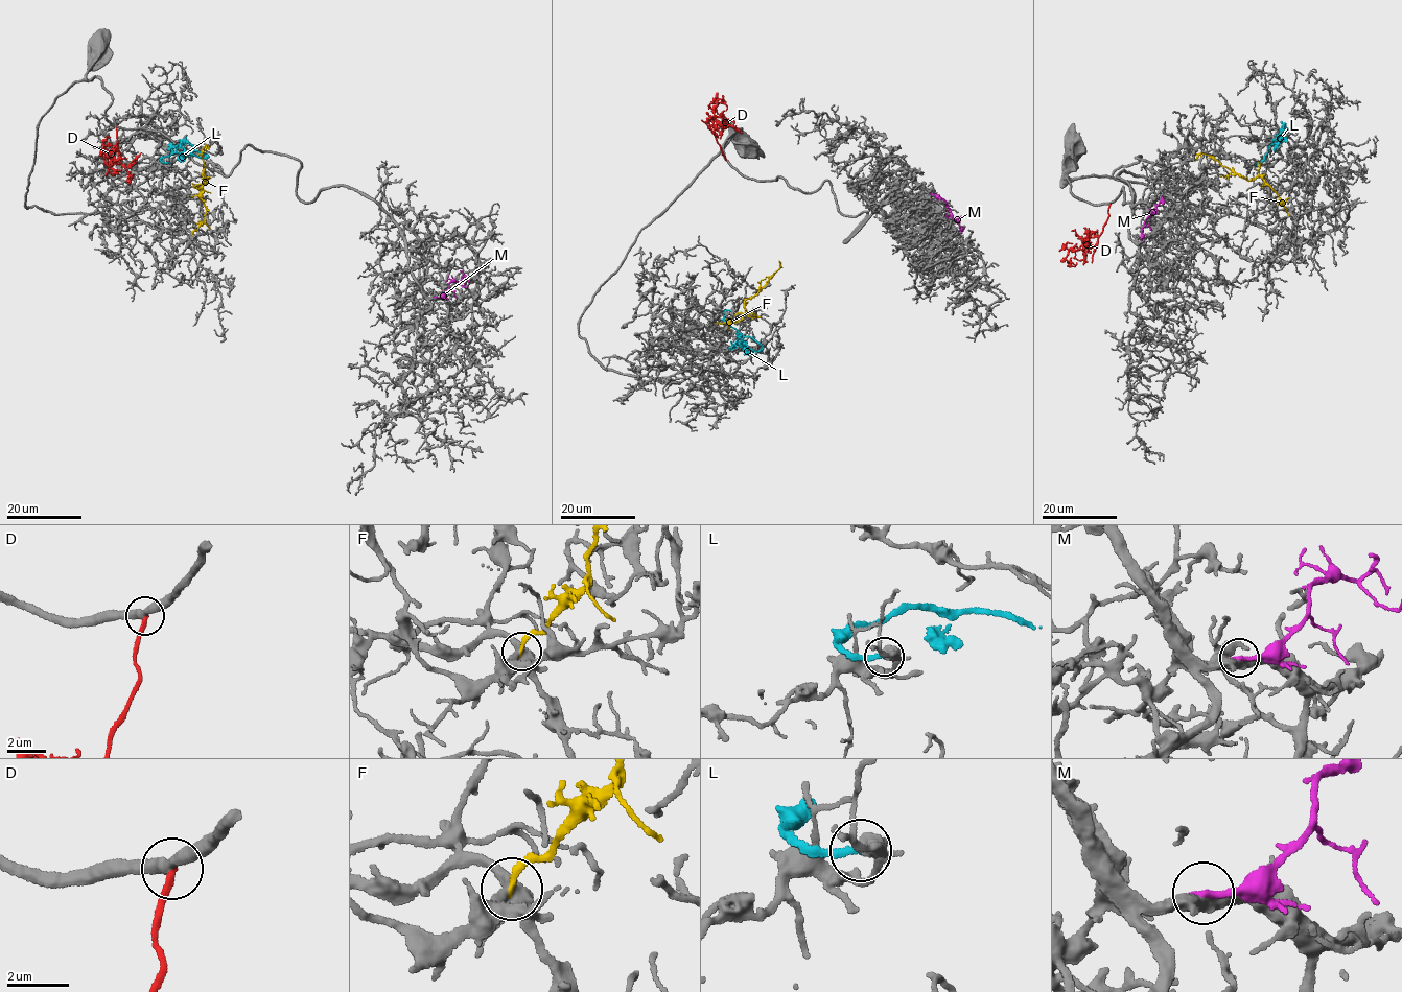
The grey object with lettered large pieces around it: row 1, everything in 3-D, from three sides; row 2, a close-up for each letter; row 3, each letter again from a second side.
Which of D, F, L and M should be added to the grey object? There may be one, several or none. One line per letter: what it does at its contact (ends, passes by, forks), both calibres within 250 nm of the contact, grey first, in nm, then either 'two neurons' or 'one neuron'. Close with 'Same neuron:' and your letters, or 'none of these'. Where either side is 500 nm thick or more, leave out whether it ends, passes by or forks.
D: it ends there; 360 nm thick on the grey side, 200 nm on the other; two neurons
F: it ends there; 400 nm thick on the grey side, 200 nm on the other; two neurons
L: it ends there; 440 nm thick on the grey side, 200 nm on the other; two neurons
M: it ends there; 440 nm thick on the grey side, 240 nm on the other; two neurons
Same neuron: none of these

